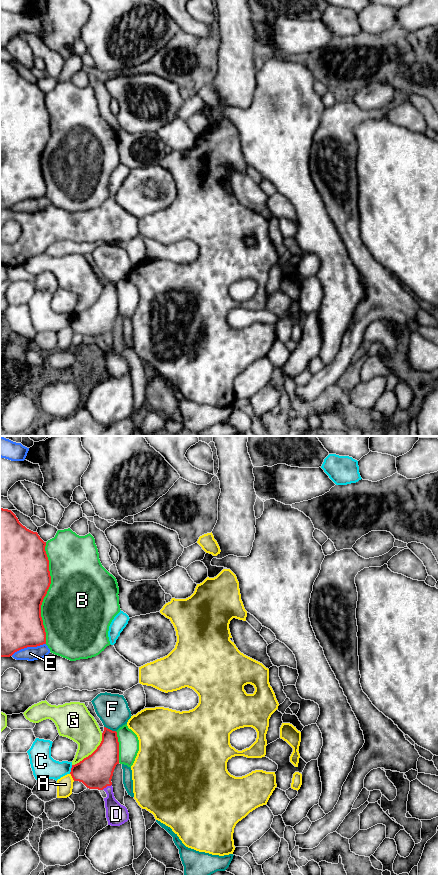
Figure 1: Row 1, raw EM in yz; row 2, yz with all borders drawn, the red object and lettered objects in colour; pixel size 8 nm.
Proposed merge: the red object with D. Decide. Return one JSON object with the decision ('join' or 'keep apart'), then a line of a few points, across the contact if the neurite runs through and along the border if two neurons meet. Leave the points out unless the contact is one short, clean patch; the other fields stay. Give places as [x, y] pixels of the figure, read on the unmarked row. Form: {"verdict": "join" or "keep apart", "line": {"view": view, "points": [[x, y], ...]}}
{"verdict": "join", "line": {"view": "yz", "points": [[95, 323], [106, 338], [116, 366]]}}

